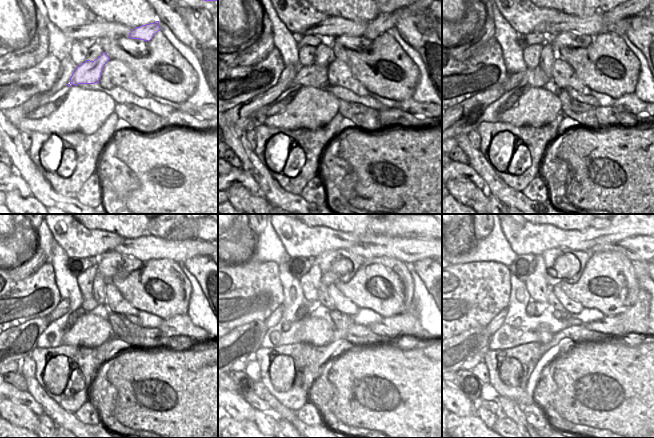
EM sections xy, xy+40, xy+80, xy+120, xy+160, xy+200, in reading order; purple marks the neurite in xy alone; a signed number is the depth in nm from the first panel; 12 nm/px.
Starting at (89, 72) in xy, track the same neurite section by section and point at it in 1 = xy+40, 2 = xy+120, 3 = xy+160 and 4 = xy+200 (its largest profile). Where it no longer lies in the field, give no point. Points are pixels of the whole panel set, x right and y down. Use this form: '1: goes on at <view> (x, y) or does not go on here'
1: goes on at xy+40 (313, 75)
2: goes on at xy+120 (63, 306)
3: goes on at xy+160 (274, 318)
4: goes on at xy+200 (497, 320)

